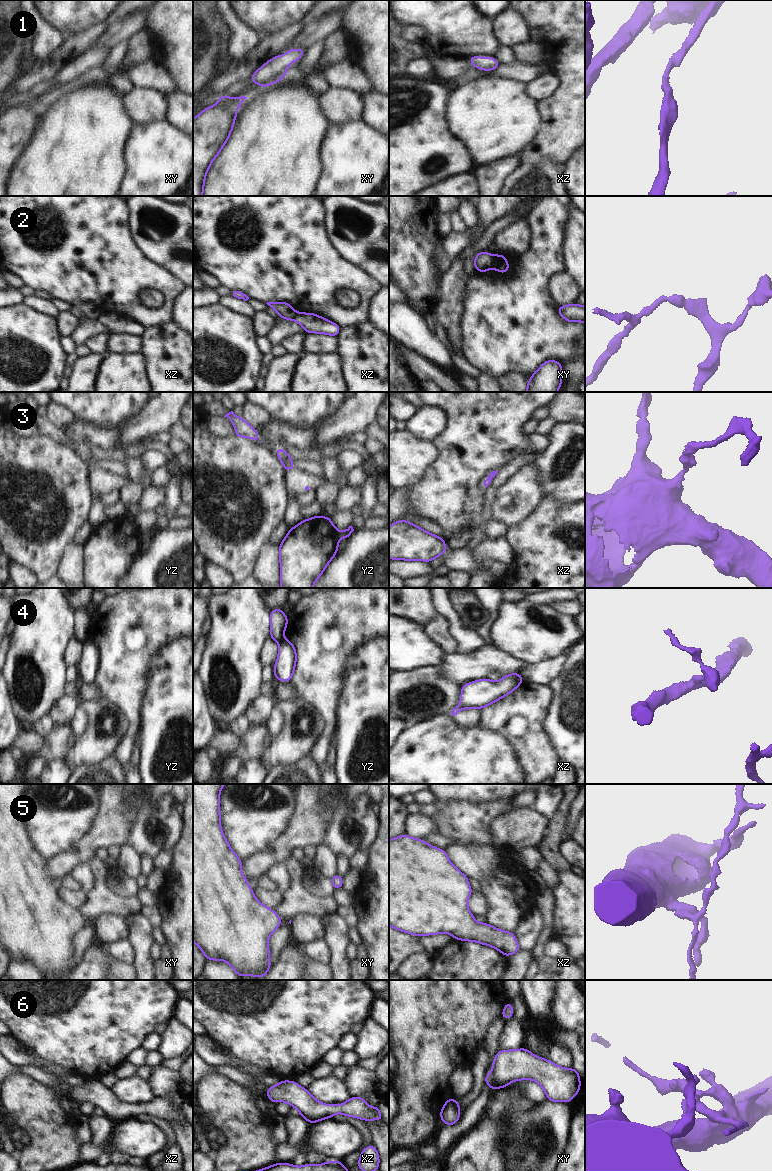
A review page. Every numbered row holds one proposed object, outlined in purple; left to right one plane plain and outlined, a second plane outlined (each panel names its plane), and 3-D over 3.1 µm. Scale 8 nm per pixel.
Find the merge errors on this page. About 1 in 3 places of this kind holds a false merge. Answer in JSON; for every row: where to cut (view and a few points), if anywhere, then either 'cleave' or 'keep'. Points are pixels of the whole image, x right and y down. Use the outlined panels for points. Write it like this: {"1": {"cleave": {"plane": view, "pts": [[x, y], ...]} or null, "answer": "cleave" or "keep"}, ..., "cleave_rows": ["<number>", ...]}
{"1": {"cleave": null, "answer": "keep"}, "2": {"cleave": {"plane": "xy", "pts": [[494, 256], [494, 262], [491, 267]]}, "answer": "cleave"}, "3": {"cleave": null, "answer": "keep"}, "4": {"cleave": {"plane": "yz", "pts": [[283, 639], [279, 642]]}, "answer": "cleave"}, "5": {"cleave": null, "answer": "keep"}, "6": {"cleave": null, "answer": "keep"}, "cleave_rows": ["2", "4"]}

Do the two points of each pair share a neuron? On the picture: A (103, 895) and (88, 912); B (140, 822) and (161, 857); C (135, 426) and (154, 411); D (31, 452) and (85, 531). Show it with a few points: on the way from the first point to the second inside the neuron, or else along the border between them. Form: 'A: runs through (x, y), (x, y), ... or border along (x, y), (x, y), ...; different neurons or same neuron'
A: runs through (100, 899), (92, 908); same neuron
B: border along (170, 851), (160, 851), (153, 858); different neurons
C: runs through (140, 425), (149, 416); same neuron
D: border along (88, 518), (76, 531), (72, 543); different neurons

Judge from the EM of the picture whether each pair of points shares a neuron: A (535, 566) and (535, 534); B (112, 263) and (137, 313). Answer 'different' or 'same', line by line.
A: same
B: same

